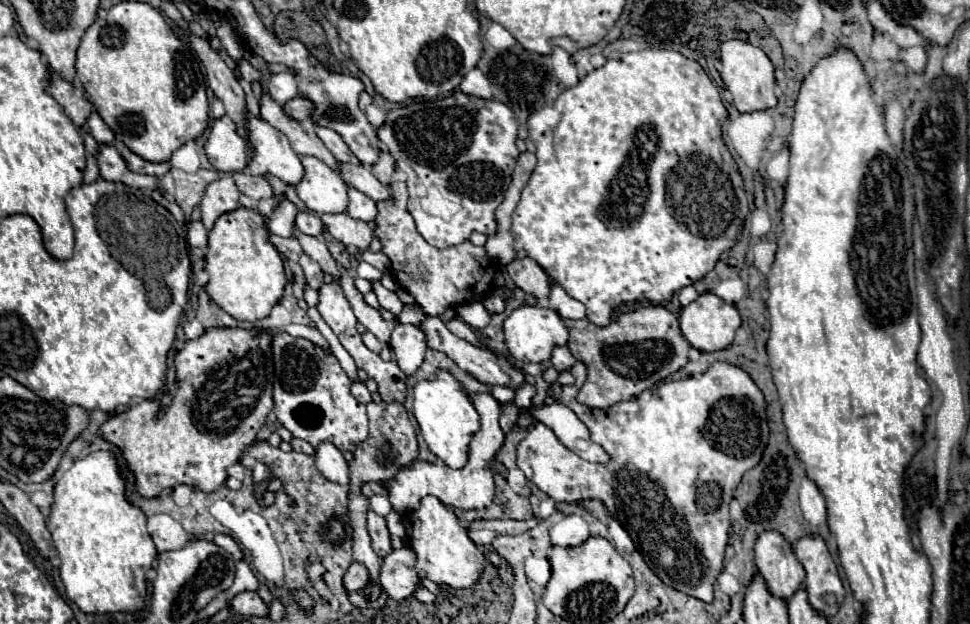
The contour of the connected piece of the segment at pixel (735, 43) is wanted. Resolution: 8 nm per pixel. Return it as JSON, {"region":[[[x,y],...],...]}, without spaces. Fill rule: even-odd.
{"region":[[[727,40],[721,44],[721,78],[727,90],[733,94],[733,106],[739,112],[757,112],[777,106],[773,66],[761,48],[743,40]]]}

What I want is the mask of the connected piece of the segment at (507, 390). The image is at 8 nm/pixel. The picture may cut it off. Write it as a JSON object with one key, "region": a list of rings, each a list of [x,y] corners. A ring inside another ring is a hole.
{"region":[[[493,386],[493,388],[491,388],[491,394],[493,394],[499,402],[509,402],[509,400],[513,400],[513,396],[515,396],[515,388],[511,388],[511,386]]]}

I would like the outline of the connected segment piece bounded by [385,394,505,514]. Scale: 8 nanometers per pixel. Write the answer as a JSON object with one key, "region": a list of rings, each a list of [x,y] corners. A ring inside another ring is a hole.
{"region":[[[475,394],[473,396],[475,410],[479,412],[481,418],[481,430],[475,434],[471,446],[469,446],[469,460],[463,468],[453,470],[443,462],[423,462],[415,460],[413,464],[401,468],[395,478],[385,482],[385,488],[389,492],[391,506],[397,514],[407,514],[413,512],[415,506],[419,506],[419,500],[427,494],[435,496],[441,500],[441,504],[451,506],[451,508],[461,508],[461,510],[471,510],[471,508],[487,508],[491,504],[495,486],[493,486],[493,474],[491,474],[491,460],[499,446],[503,444],[505,434],[499,428],[499,416],[501,408],[499,402],[491,394]]]}

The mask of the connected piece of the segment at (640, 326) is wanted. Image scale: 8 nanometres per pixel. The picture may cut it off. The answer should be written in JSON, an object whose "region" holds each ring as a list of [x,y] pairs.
{"region":[[[643,306],[643,308],[637,308],[633,312],[623,312],[607,326],[597,326],[593,322],[589,322],[587,318],[565,320],[565,326],[569,330],[567,346],[569,346],[571,354],[587,366],[587,380],[577,394],[577,402],[591,406],[591,408],[607,408],[607,406],[613,406],[617,402],[629,400],[629,398],[641,394],[643,390],[655,386],[657,382],[661,382],[669,374],[677,372],[687,362],[689,342],[681,334],[677,316],[669,310],[665,310],[663,306]]]}

